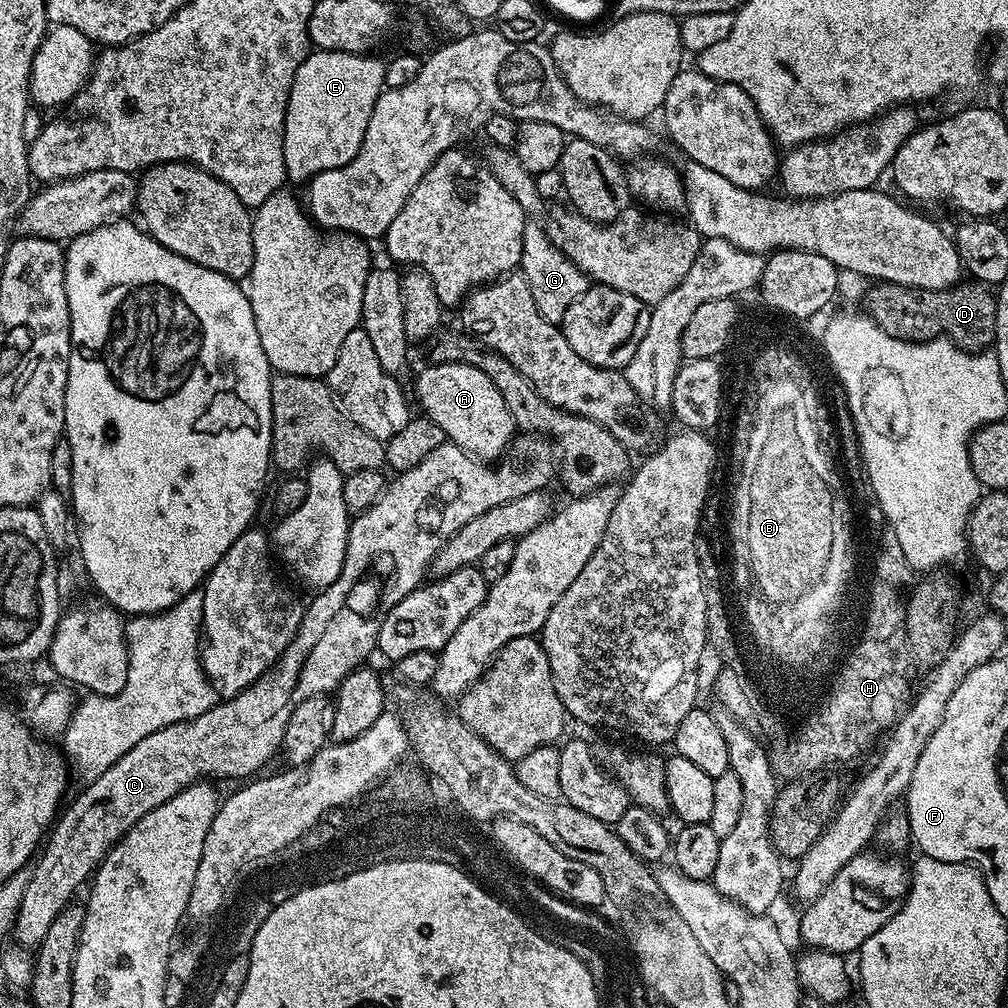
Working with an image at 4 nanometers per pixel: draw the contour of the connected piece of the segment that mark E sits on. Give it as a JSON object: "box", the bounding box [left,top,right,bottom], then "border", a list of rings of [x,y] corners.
{"box":[284,50,385,182],"border":[[[312,50],[298,66],[284,123],[284,165],[289,181],[307,182],[319,172],[346,166],[358,154],[374,102],[385,89],[385,61],[372,55]]]}

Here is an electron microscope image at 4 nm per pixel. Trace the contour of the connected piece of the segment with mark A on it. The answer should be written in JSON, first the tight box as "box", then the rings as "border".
{"box":[416,362,518,461],"border":[[[463,362],[429,363],[427,367],[421,370],[420,377],[416,380],[416,400],[421,408],[419,411],[440,426],[447,439],[457,444],[464,452],[469,452],[477,460],[499,461],[517,435],[518,429],[510,410],[506,410],[506,402],[502,394],[498,394],[498,386],[494,386],[494,382],[490,382],[490,378],[482,374],[482,370]]]}

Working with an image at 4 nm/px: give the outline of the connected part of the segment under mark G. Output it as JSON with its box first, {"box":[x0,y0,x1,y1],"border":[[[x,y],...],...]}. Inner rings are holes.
{"box":[519,223,590,326],"border":[[[525,223],[519,271],[530,286],[530,294],[534,298],[534,306],[538,306],[538,314],[542,314],[546,322],[557,326],[563,325],[566,310],[570,310],[570,306],[574,306],[574,302],[582,298],[582,294],[586,294],[590,287],[590,281],[584,271],[570,258],[561,256],[539,223]]]}

